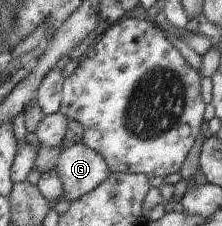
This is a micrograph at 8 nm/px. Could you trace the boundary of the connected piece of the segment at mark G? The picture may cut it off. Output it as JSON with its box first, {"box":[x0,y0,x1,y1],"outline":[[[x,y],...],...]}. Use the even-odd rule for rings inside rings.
{"box":[55,142,111,202],"outline":[[[82,142],[60,146],[55,170],[62,182],[62,198],[69,202],[94,191],[111,174],[104,159]]]}

